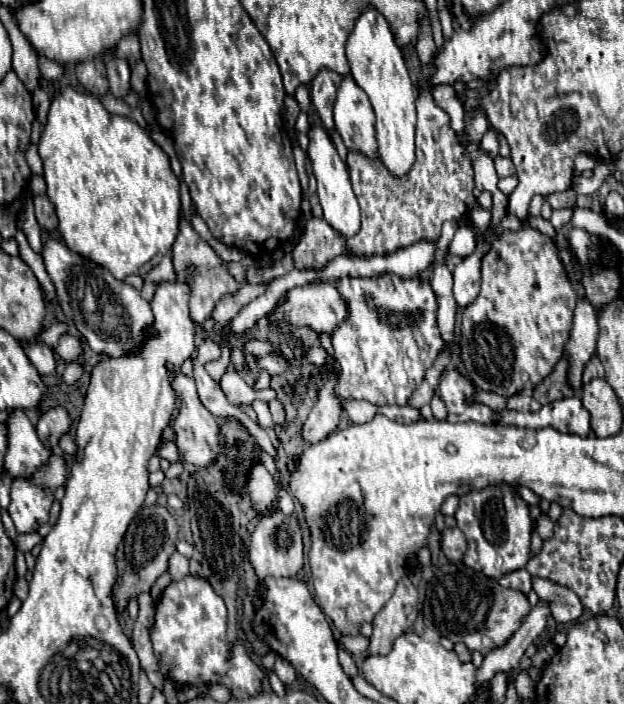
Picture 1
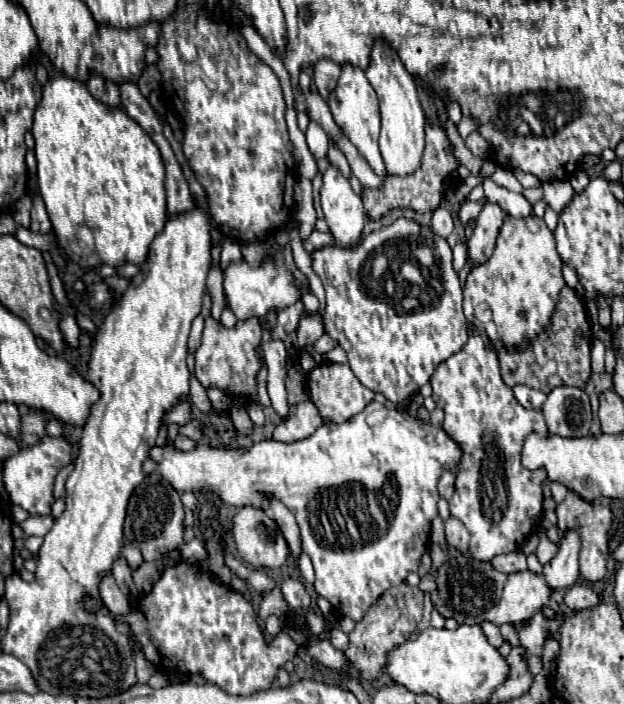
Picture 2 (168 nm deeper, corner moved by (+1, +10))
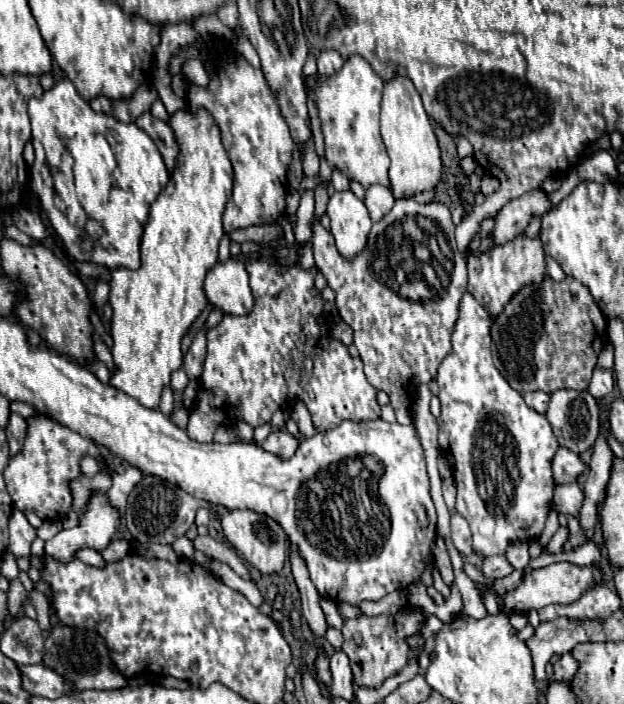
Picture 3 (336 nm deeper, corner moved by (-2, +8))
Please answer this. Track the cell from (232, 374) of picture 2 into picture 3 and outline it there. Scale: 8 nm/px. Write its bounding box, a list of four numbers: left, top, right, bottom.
[187,255,381,441]

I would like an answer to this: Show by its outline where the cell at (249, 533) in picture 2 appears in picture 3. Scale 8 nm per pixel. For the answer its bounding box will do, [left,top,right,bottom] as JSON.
[221,509,287,575]

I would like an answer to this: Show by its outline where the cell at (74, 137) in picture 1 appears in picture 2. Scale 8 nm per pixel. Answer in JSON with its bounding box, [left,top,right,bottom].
[32,75,166,267]

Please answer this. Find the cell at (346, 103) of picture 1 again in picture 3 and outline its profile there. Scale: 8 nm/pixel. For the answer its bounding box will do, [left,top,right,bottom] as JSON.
[305,55,389,189]

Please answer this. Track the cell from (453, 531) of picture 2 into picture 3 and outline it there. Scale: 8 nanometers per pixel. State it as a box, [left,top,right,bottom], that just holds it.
[451,513,473,557]

